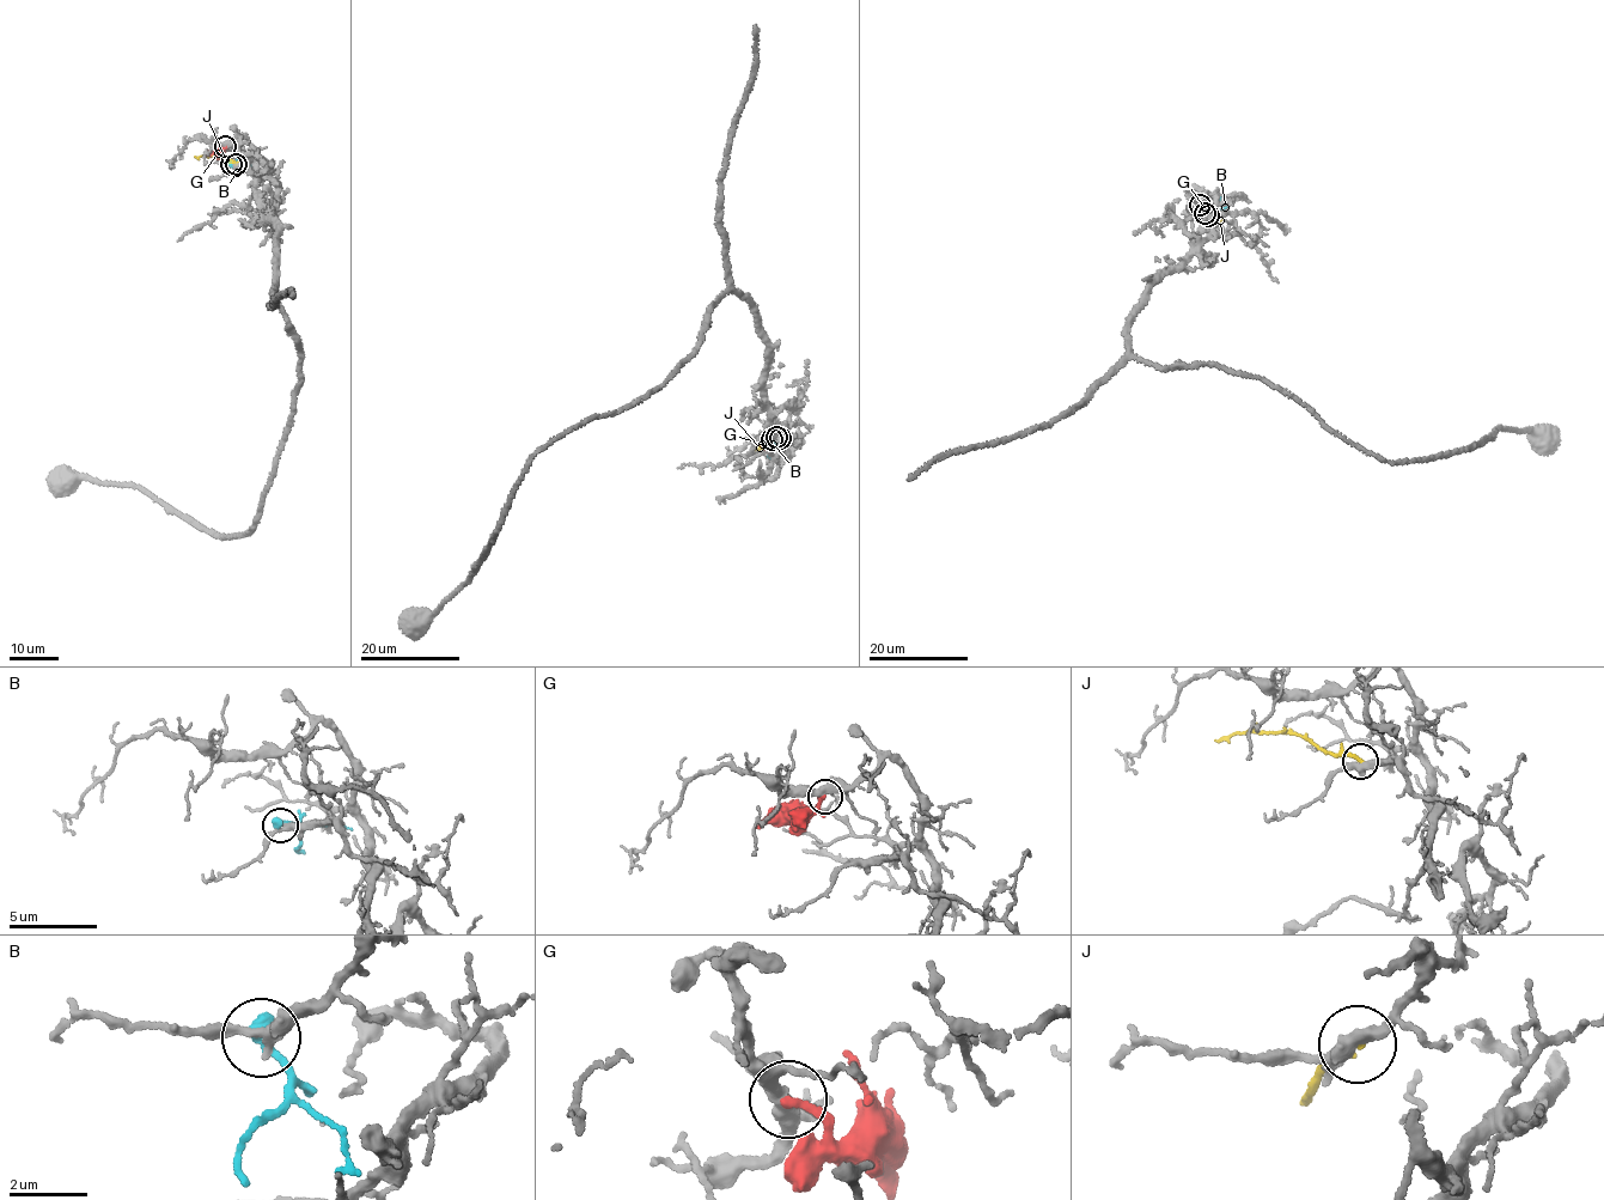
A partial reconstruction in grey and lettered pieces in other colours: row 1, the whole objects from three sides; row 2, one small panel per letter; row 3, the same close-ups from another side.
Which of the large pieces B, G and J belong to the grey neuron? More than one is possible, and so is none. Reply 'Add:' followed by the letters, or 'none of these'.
Add: none of these

